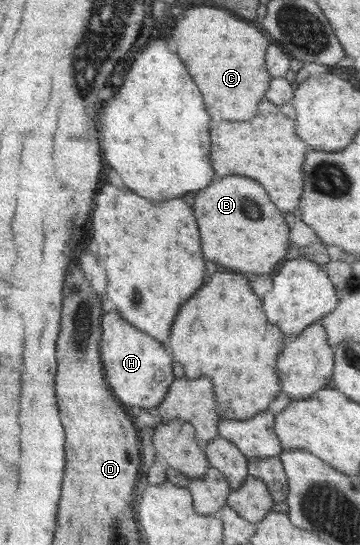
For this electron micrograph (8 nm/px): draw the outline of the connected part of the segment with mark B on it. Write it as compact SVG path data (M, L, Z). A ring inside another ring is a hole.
M237 175L215 177L214 183L208 189L198 192L196 201L198 203L194 206L204 239L204 251L210 261L222 263L240 273L248 273L249 276L250 273L270 275L278 269L280 263L287 261L290 247L294 244L291 240L292 229L281 209L276 207L264 185L260 185L258 181ZM248 213L264 213L264 217L252 219Z

